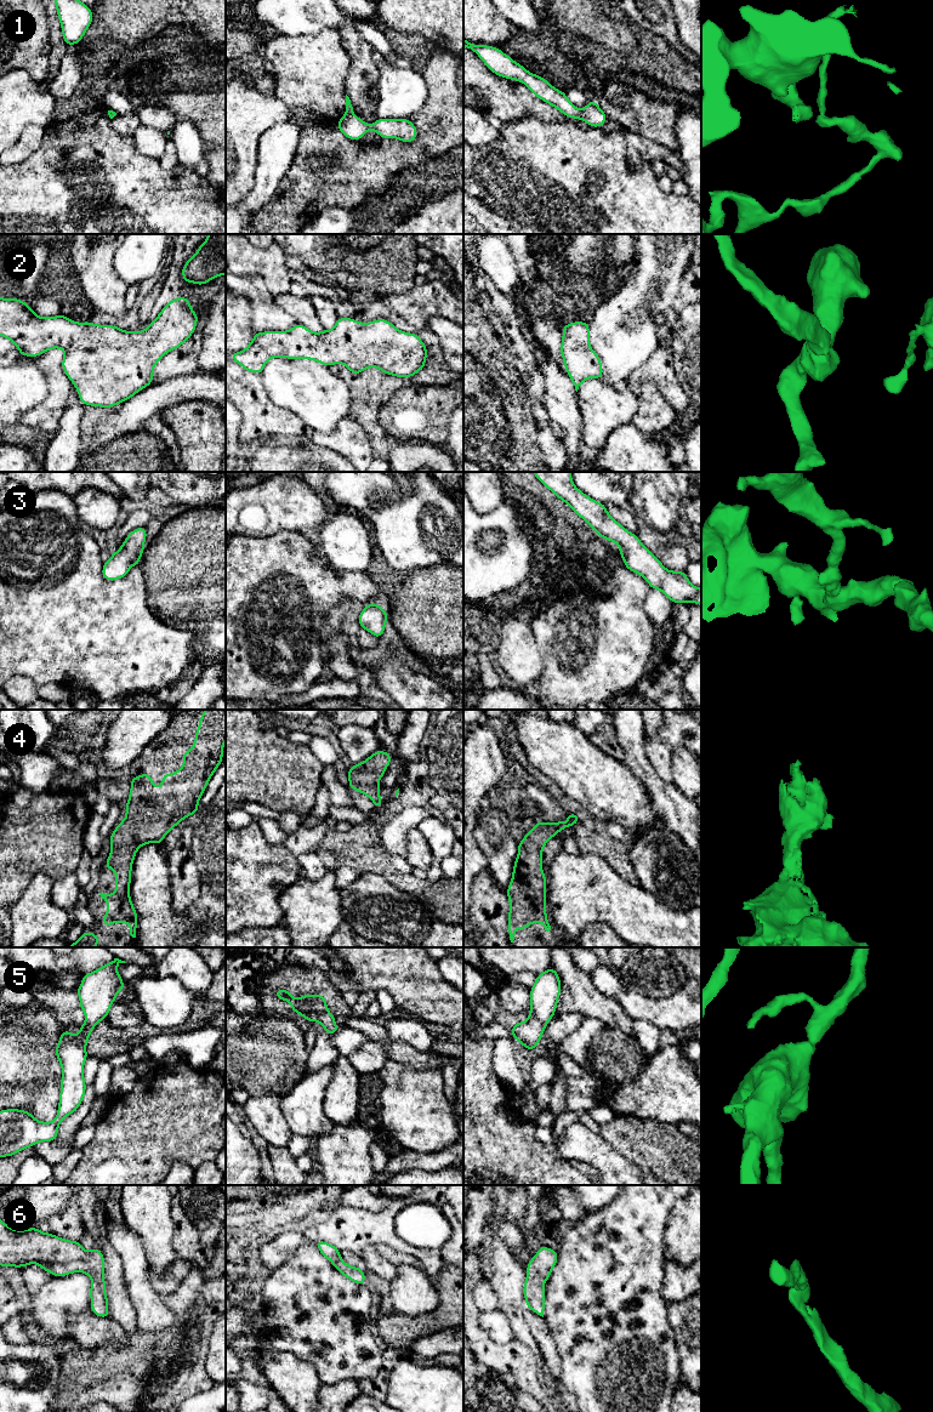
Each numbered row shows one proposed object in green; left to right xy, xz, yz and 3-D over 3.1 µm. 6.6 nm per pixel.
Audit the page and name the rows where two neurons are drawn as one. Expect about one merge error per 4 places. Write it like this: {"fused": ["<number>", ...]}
{"fused": ["1"]}

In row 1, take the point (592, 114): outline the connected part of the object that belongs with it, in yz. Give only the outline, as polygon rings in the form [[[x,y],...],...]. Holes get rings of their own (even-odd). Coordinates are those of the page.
[[[596,101],[587,103],[581,110],[580,119],[592,127],[599,127],[608,120],[605,113],[598,107]]]

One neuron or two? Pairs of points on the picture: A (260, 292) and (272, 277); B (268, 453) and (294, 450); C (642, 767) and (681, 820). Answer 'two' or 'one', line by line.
A: two
B: one
C: one

